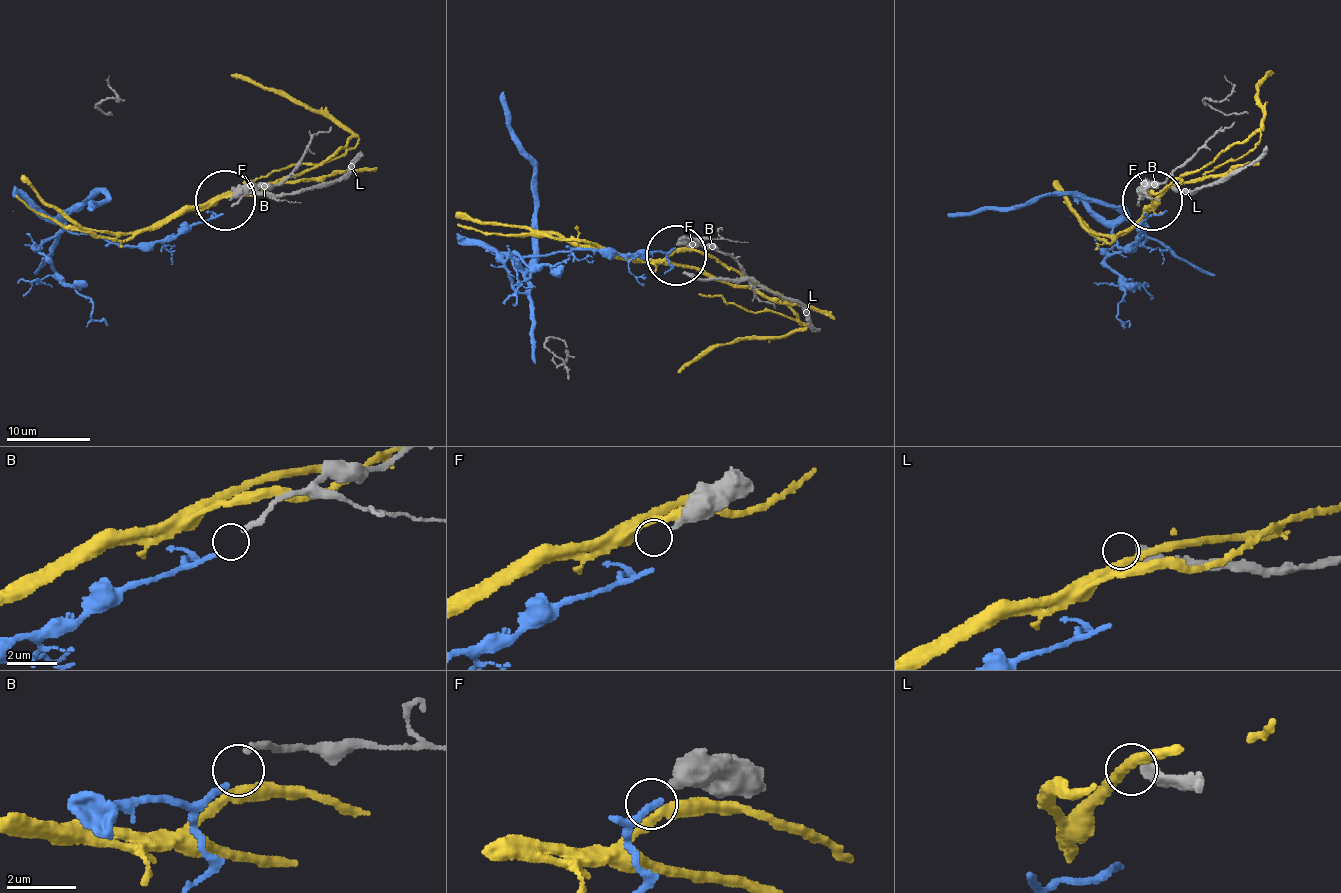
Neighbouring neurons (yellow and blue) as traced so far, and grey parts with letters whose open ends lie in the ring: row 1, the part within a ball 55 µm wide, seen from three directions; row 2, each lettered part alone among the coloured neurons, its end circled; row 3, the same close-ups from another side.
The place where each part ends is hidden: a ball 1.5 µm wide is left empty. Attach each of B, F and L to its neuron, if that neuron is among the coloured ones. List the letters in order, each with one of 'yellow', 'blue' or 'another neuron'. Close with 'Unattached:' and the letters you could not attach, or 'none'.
B: blue
F: another neuron
L: another neuron
Unattached: F, L

